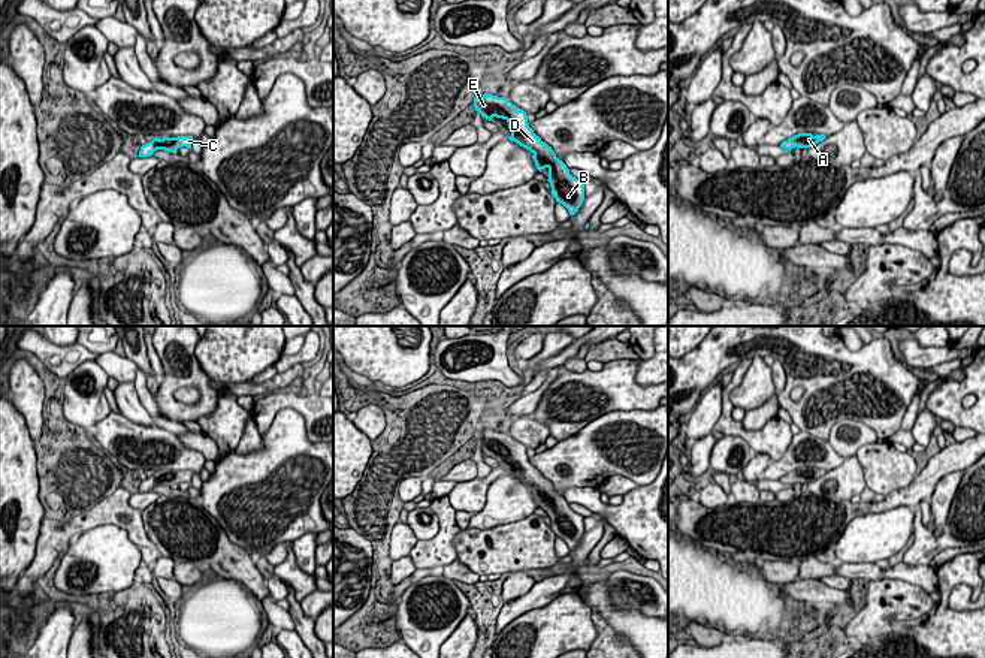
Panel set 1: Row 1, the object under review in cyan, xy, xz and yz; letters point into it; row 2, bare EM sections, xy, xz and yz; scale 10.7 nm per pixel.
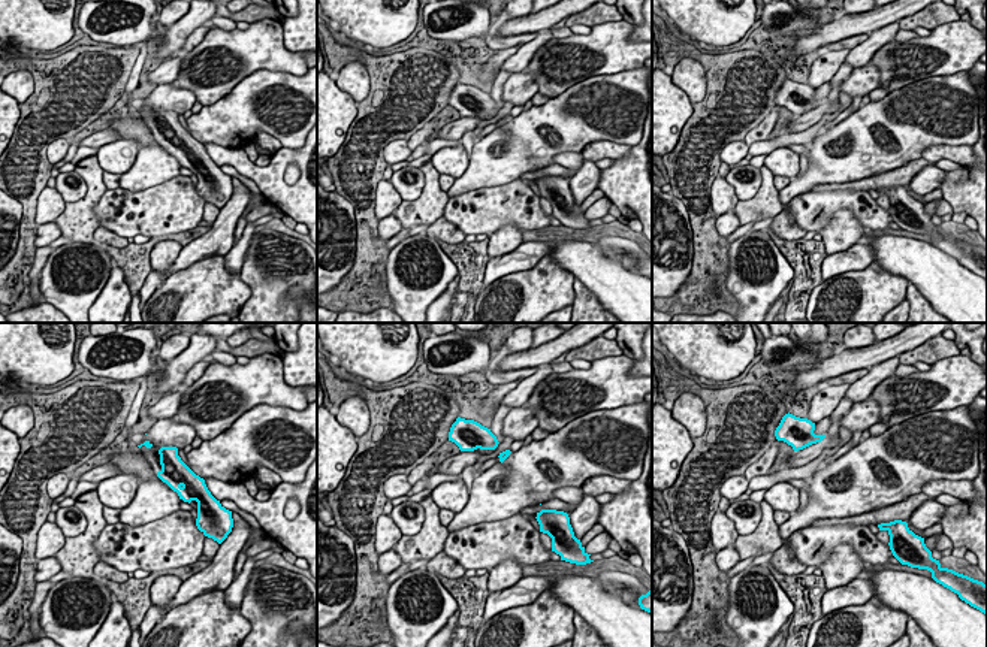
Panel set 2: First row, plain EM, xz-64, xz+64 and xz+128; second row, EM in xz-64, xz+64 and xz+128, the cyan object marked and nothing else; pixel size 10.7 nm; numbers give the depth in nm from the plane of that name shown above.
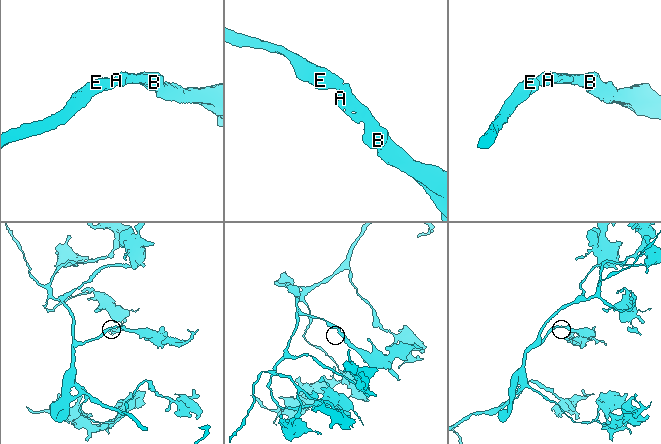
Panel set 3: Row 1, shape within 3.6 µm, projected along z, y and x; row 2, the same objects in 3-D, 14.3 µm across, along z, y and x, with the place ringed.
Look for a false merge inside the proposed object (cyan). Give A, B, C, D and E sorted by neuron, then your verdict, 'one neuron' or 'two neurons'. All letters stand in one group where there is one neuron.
A B C D E | one neuron

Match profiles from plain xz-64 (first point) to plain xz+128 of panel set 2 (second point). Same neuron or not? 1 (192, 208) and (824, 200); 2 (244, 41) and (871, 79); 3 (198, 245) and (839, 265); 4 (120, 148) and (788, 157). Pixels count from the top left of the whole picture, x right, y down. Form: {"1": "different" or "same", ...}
{"1": "same", "2": "different", "3": "same", "4": "same"}

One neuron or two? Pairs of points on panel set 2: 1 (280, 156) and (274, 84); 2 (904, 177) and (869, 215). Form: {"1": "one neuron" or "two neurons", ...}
{"1": "two neurons", "2": "two neurons"}

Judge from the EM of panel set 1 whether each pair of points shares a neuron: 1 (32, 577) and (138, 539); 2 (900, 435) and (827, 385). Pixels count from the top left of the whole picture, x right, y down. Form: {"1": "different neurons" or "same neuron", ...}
{"1": "same neuron", "2": "different neurons"}

